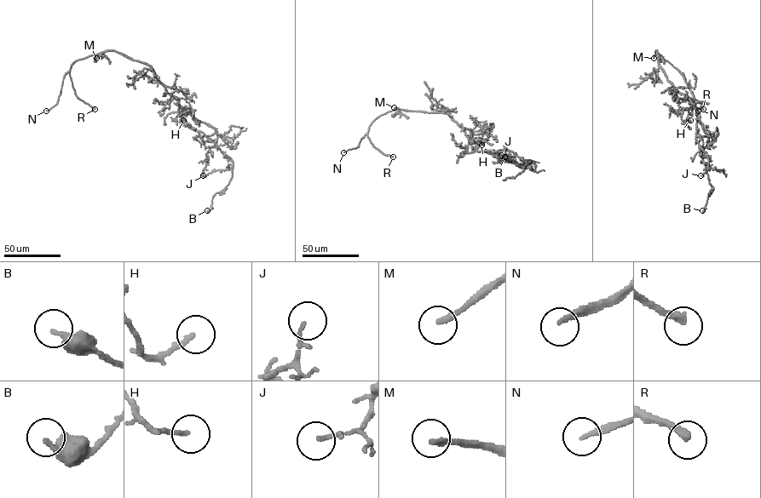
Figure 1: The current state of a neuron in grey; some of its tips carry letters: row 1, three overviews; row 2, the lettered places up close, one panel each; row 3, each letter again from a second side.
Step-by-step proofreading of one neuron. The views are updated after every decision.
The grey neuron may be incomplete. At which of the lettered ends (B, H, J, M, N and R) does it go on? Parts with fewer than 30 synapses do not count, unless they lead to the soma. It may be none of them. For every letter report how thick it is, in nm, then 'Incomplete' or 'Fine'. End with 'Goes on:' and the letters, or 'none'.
B: Thickness 280 nm. Fine
H: Thickness 170 nm. Fine
J: Thickness 100 nm. Fine
M: Thickness 190 nm. Incomplete
N: Thickness 170 nm. Incomplete
R: Thickness 320 nm. Incomplete
Goes on: M, N, R

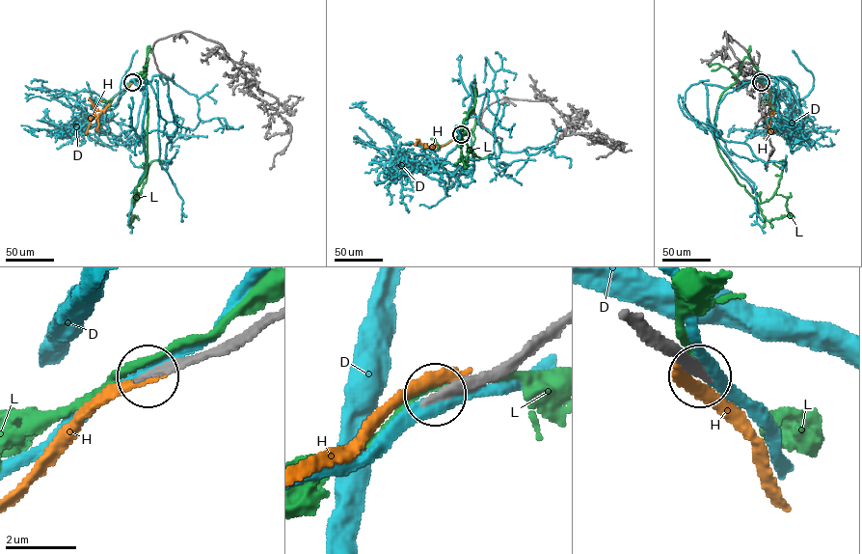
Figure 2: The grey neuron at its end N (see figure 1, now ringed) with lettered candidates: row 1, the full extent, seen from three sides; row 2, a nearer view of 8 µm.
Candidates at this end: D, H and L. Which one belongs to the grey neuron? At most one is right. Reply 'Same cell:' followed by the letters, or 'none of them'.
Same cell: none of them

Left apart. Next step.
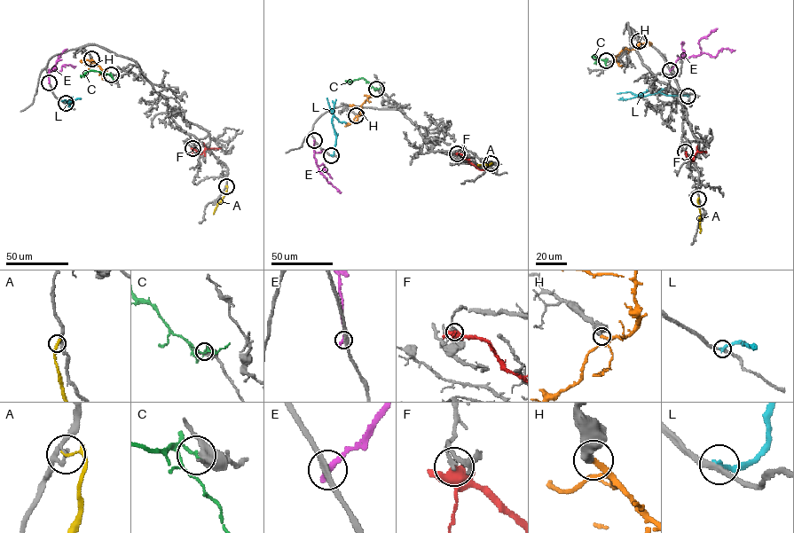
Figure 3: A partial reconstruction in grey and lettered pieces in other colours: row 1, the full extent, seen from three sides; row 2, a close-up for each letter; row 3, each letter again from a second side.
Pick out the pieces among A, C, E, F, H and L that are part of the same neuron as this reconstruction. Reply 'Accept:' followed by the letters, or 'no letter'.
Accept: H

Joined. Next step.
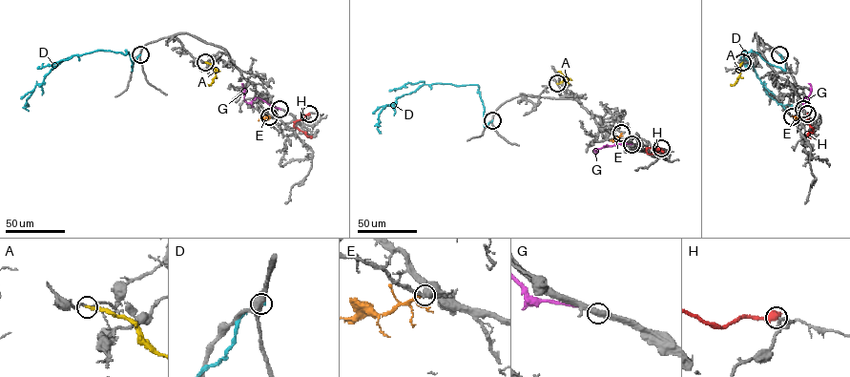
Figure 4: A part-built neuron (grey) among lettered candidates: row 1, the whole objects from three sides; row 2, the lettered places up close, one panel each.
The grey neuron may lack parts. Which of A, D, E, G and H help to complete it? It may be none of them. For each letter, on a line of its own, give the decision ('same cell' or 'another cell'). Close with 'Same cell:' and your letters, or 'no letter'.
A: another cell
D: another cell
E: same cell
G: another cell
H: another cell
Same cell: E

